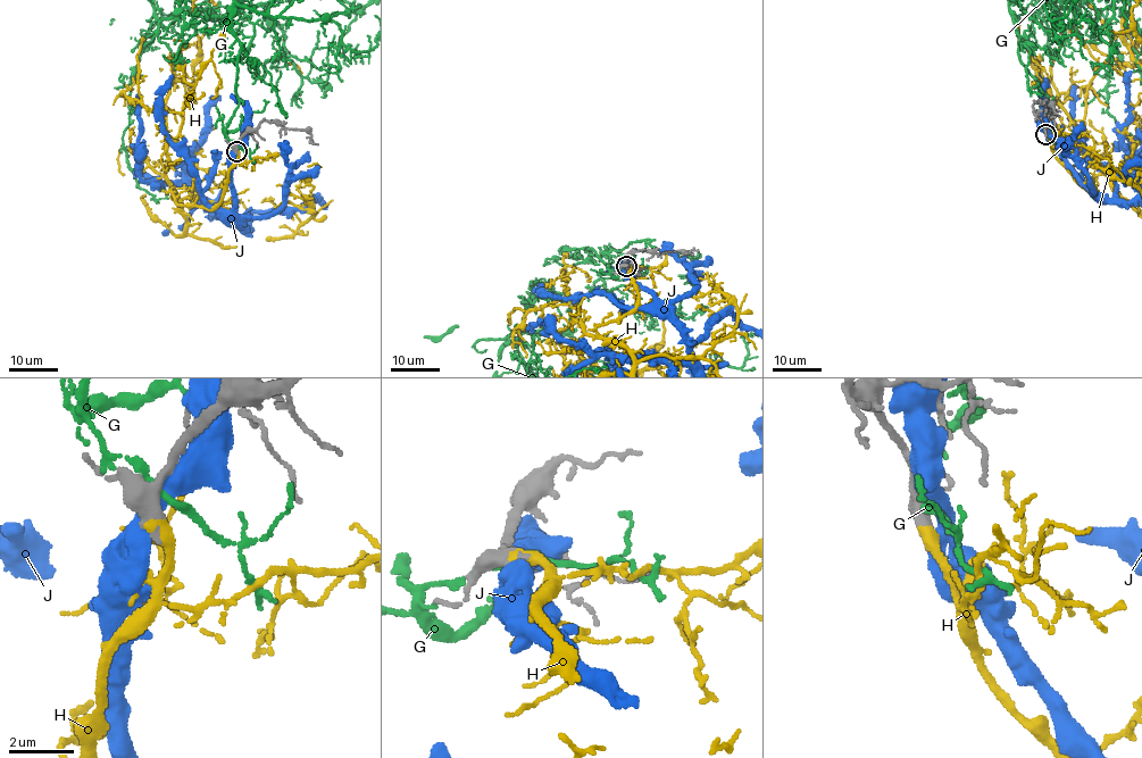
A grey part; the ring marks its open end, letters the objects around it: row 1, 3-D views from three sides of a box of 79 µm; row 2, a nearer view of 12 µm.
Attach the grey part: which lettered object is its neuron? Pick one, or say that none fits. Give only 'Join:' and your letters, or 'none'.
Join: H

